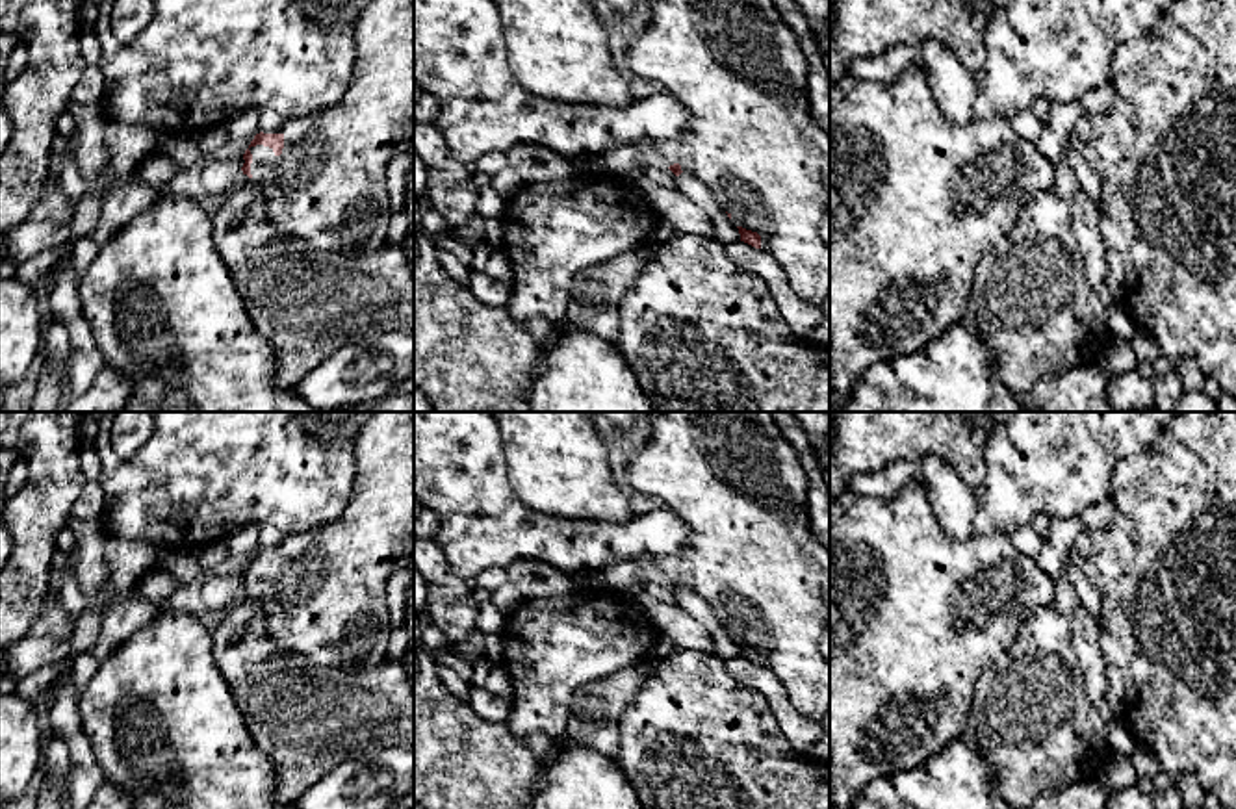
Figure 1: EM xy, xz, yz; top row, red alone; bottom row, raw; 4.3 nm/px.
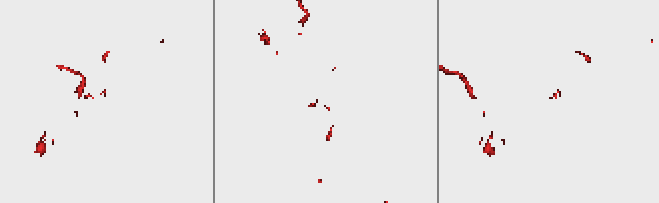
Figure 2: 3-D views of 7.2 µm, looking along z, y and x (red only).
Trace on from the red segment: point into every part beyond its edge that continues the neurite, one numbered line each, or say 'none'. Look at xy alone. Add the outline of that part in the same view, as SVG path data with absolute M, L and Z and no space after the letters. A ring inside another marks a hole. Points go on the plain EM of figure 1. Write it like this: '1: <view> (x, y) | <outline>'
1: xy (327, 603) | M373 412L354 436L354 460L356 477L345 510L310 531L288 534L280 571L264 560L249 566L252 597L264 609L275 644L319 666L362 672L386 659L392 636L386 583L414 555L414 412Z

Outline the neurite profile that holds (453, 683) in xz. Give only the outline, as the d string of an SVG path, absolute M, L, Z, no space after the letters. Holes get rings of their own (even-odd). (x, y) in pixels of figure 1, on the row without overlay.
M438 666L438 679L445 685L445 688L458 698L460 701L470 701L470 681L458 677L453 670L445 666Z

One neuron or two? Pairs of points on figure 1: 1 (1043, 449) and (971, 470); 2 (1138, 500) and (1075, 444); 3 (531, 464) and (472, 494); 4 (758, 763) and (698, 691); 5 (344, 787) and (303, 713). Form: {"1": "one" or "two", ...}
{"1": "two", "2": "two", "3": "two", "4": "one", "5": "two"}

